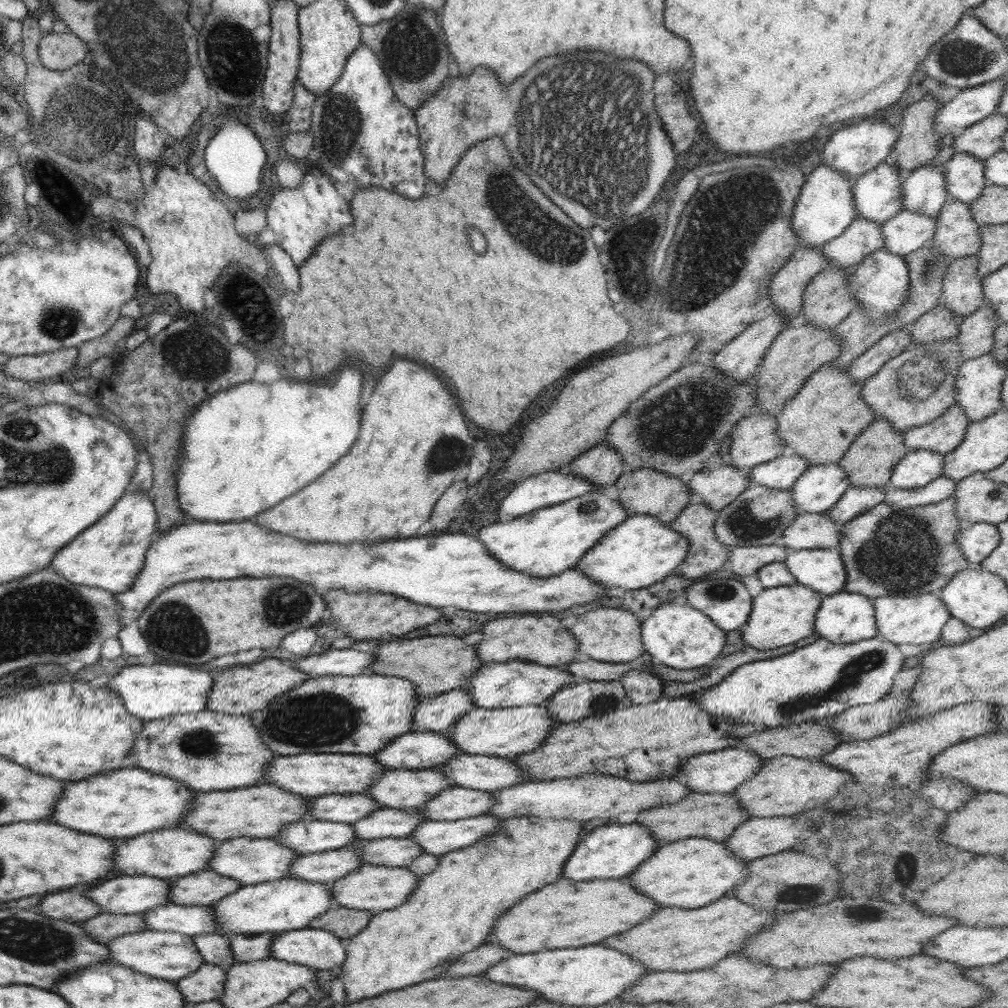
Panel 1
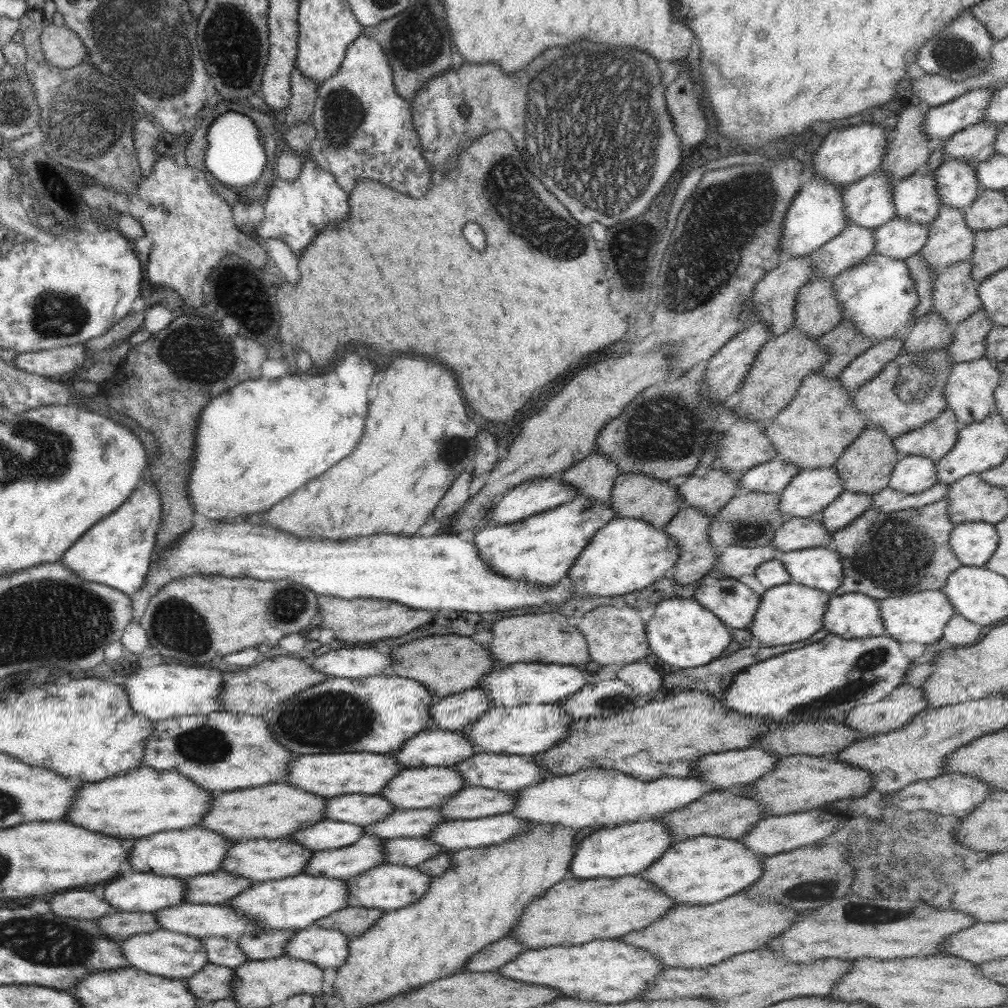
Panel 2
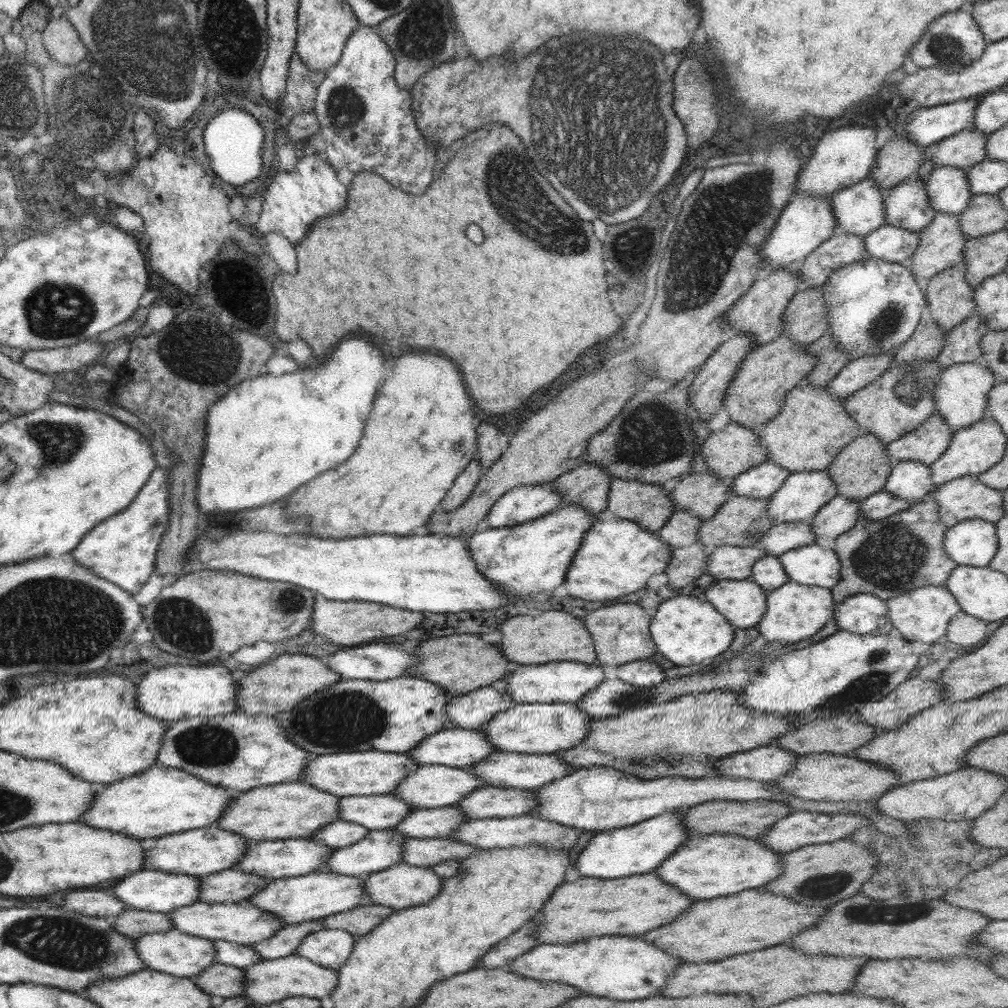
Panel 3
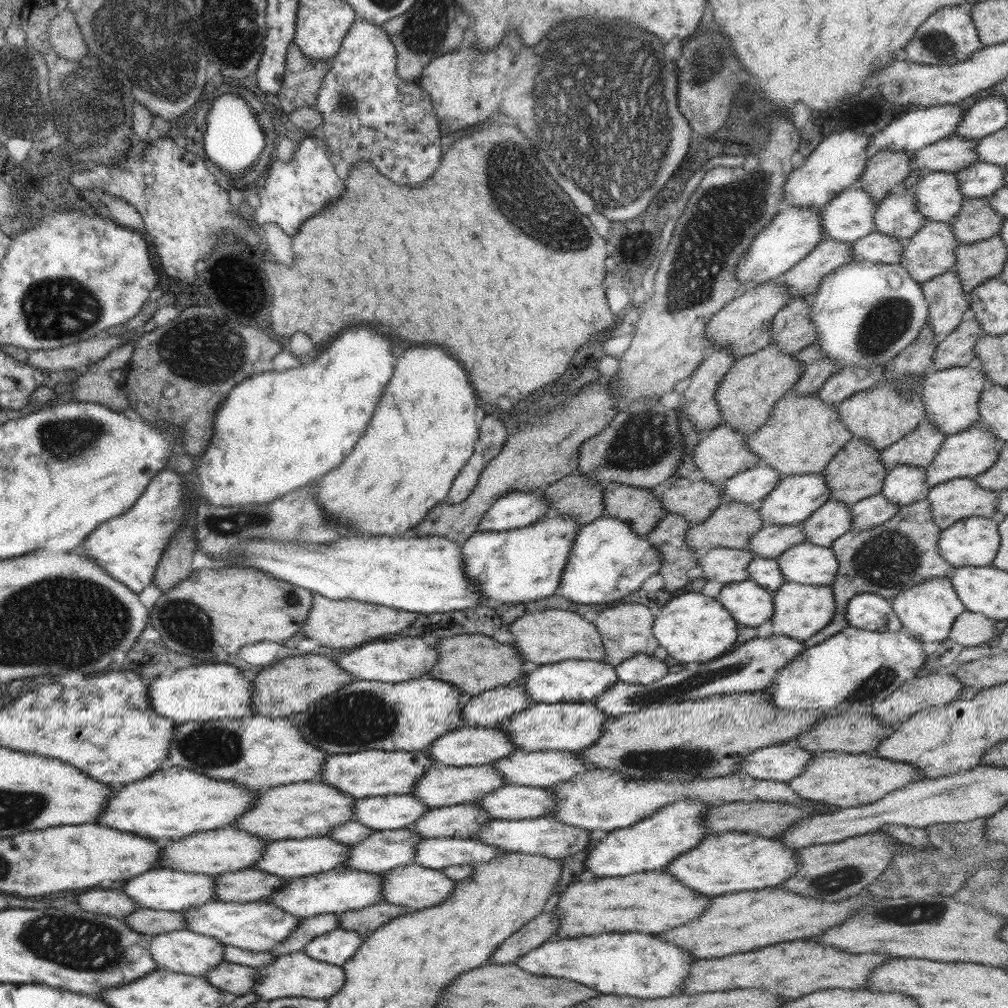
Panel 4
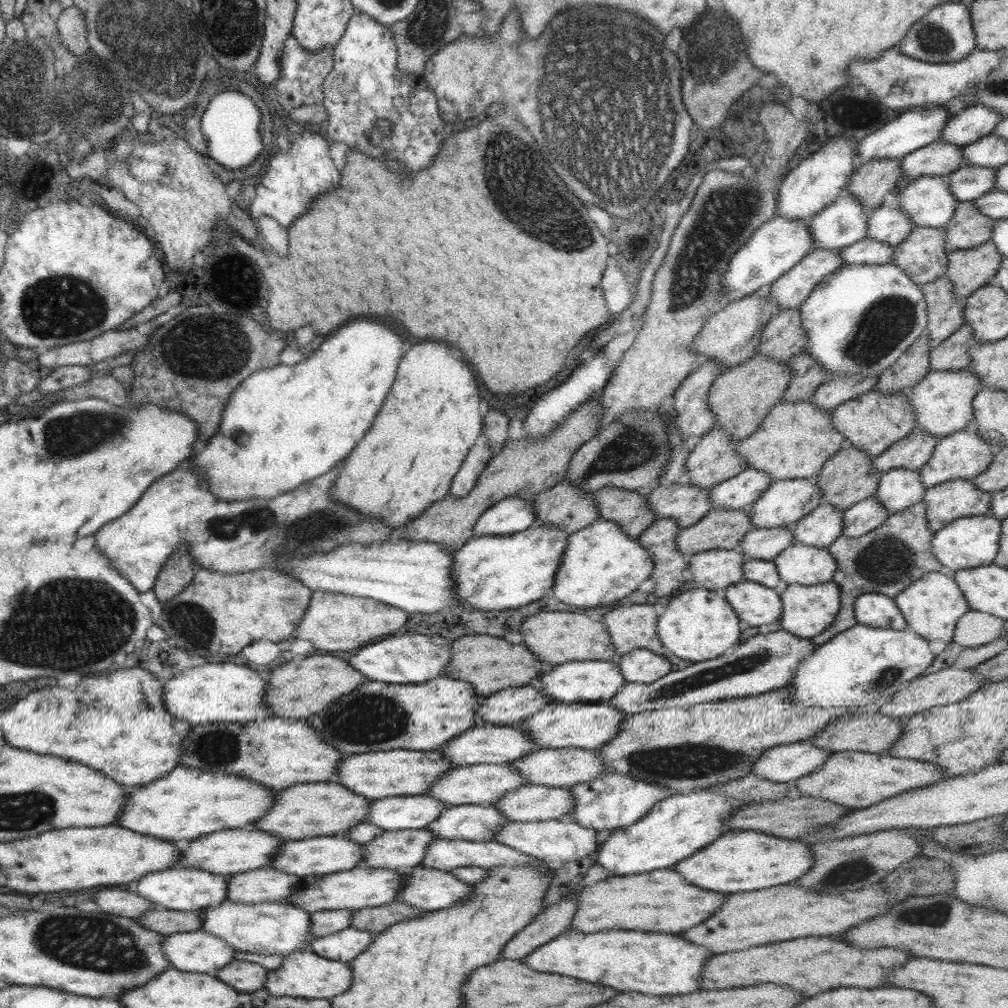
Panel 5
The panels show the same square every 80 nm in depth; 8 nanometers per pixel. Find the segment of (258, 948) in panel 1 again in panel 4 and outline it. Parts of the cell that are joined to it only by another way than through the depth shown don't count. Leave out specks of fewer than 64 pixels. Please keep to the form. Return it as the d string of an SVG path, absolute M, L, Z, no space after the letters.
M338 913L320 914L302 919L295 931L292 931L281 945L271 948L271 953L275 956L292 954L292 952L302 951L305 946L314 938L324 933L340 928Z

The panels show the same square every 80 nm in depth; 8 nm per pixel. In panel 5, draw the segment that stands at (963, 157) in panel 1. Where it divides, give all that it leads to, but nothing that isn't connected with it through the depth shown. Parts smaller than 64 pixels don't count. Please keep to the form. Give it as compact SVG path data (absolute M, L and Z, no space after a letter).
M922 176L912 180L892 199L916 227L944 229L958 203L949 190L945 178Z

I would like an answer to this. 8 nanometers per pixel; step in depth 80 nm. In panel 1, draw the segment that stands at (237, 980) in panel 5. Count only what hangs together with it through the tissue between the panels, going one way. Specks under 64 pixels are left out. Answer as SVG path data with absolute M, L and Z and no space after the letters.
M204 962L194 972L175 981L183 999L190 1005L217 999L224 992L225 966Z

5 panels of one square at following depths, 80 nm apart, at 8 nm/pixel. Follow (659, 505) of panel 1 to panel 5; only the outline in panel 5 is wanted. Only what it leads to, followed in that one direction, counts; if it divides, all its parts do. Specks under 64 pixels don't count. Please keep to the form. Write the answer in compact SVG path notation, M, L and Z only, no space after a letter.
M602 487L593 494L600 518L615 522L631 538L637 539L658 516L651 511L646 496L618 487Z

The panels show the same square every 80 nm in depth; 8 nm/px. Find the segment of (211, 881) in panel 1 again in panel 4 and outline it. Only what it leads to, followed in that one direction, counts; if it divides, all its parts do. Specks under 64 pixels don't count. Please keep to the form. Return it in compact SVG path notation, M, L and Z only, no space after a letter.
M254 868L225 872L213 877L216 883L214 901L249 903L266 900L289 878L270 875Z

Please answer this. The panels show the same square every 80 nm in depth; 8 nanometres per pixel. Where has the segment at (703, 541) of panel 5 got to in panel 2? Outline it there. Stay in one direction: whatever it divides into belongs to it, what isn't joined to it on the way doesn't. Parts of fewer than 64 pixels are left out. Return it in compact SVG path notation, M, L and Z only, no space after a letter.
M742 486L736 494L712 517L708 534L715 551L732 545L745 545L748 548L772 545L775 530L778 530L785 516L779 511L779 495L774 493L752 492Z

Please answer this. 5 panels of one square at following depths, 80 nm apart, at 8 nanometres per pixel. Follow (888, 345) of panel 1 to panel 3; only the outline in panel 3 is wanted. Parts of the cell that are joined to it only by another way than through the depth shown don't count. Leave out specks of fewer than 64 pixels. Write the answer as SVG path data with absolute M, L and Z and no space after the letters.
M895 351L849 360L829 382L829 393L838 400L844 400L849 394L856 392L856 389L864 388L878 380L879 376L893 363Z

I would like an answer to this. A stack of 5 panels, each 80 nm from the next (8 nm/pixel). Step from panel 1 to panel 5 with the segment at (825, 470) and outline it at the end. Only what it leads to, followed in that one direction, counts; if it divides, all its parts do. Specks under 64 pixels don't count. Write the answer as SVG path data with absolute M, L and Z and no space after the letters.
M815 478L775 480L753 504L749 515L754 527L791 528L820 504L823 504L823 496Z

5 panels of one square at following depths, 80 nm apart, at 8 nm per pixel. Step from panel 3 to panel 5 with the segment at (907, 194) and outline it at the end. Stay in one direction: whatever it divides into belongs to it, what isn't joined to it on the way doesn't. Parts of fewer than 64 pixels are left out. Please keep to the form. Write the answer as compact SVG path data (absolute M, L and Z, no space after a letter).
M892 198L870 210L868 220L867 237L890 248L898 247L915 227L909 216Z

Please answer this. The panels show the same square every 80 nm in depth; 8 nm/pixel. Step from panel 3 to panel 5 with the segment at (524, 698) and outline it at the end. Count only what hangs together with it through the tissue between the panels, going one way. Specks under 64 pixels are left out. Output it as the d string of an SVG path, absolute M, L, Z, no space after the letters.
M584 660L546 666L534 682L547 696L558 703L607 702L628 682L619 669L617 661Z

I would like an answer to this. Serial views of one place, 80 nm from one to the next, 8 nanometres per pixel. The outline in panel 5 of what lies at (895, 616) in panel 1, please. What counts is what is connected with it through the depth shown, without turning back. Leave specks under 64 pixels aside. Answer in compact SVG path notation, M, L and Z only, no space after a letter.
M927 572L919 579L915 579L903 592L894 597L894 601L900 608L908 629L928 641L943 640L946 644L953 640L958 620L971 610L955 579L940 572Z

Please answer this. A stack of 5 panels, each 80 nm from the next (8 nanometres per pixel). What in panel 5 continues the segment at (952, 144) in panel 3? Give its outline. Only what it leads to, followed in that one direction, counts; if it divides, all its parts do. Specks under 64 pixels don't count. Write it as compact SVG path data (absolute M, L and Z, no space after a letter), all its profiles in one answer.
M939 140L907 154L900 162L902 177L906 176L911 181L922 176L946 178L966 164L962 147L944 144Z

